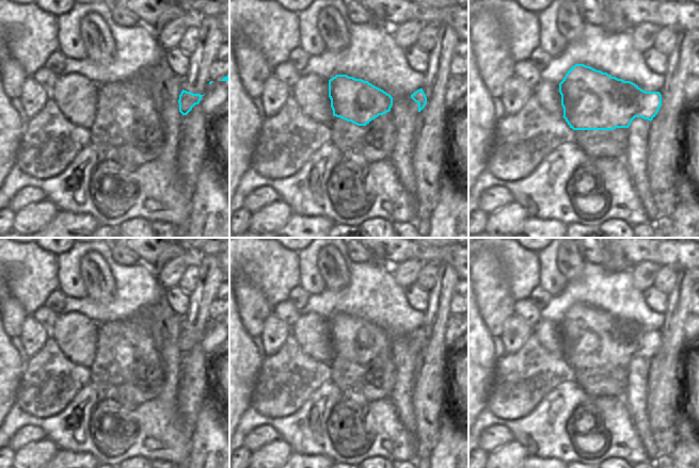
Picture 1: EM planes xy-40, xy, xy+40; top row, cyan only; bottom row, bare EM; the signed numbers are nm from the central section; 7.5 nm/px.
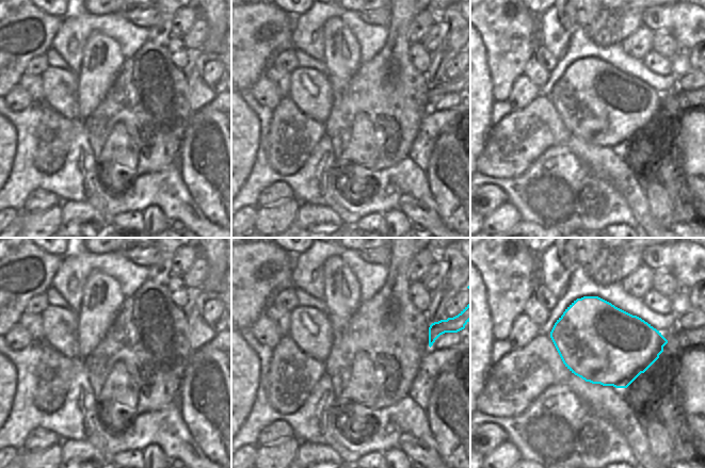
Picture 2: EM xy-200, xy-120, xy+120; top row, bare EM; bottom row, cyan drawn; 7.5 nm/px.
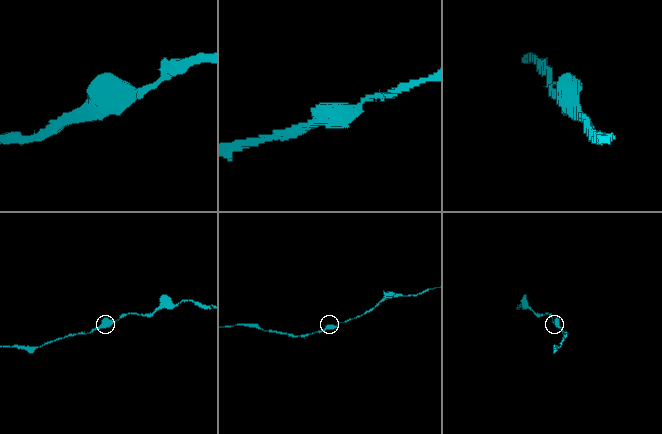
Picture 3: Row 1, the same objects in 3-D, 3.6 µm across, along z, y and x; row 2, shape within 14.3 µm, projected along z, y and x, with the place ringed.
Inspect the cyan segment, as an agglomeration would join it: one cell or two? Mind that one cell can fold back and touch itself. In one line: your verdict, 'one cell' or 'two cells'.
one cell

